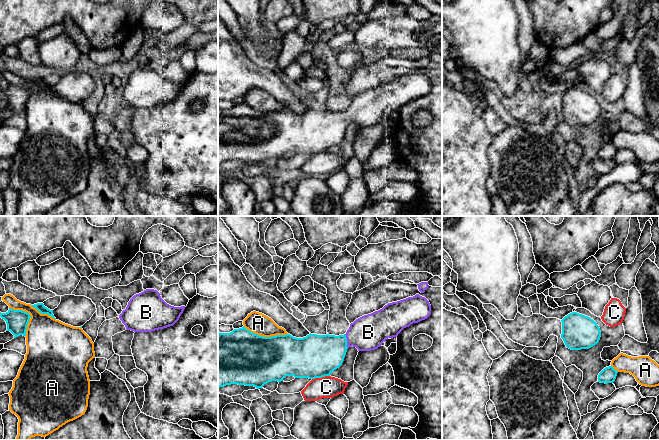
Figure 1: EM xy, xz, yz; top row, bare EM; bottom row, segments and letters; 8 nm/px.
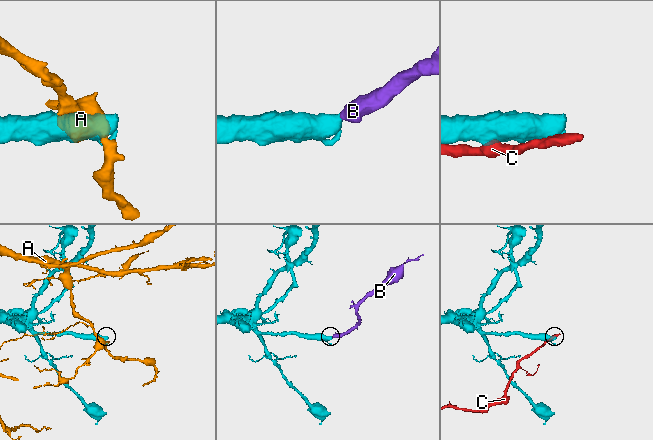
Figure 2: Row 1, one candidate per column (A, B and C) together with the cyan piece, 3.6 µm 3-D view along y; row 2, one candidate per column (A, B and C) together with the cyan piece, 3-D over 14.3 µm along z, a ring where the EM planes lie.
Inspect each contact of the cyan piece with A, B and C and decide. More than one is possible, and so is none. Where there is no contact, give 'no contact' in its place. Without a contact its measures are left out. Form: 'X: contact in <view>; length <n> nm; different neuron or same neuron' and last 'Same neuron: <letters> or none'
A: contact in xz; length 360 nm; different neuron
B: contact in xz; length 120 nm; same neuron
C: contact in xz; length 150 nm; different neuron
Same neuron: B

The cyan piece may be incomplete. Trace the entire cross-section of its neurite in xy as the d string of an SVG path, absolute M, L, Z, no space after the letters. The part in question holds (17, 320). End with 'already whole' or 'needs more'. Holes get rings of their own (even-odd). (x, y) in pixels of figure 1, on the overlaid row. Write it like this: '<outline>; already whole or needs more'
M9 308L6 313L0 312L0 317L6 321L6 331L10 331L14 338L20 335L26 336L27 325L31 318L29 313Z; already whole

